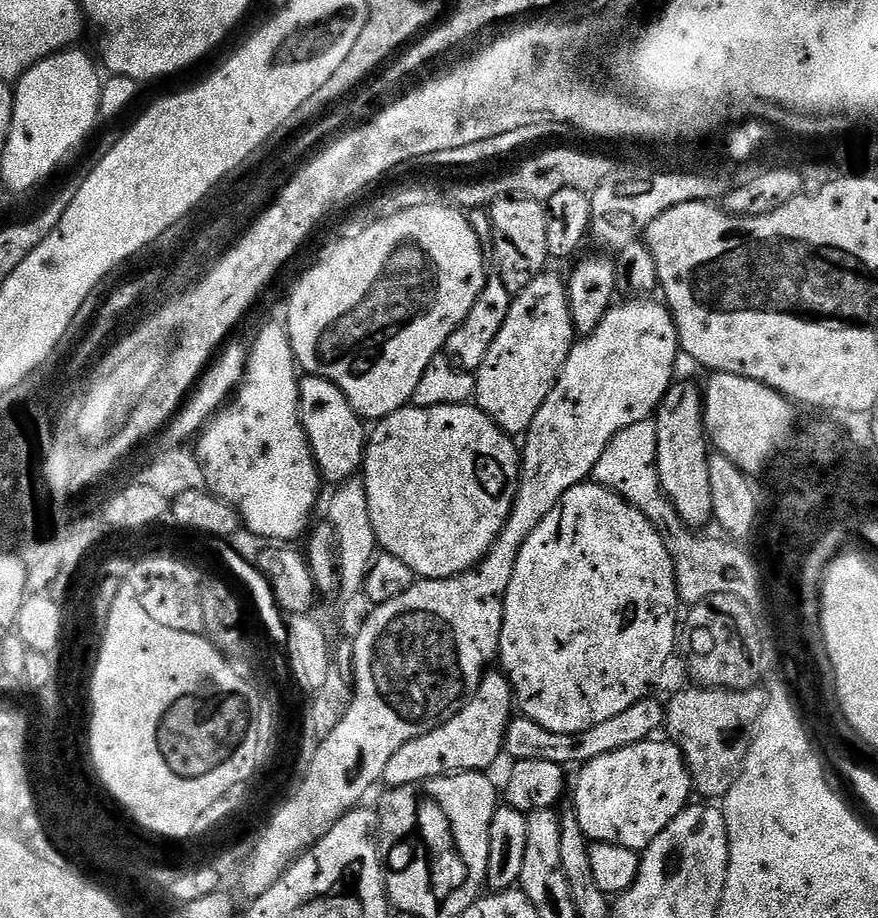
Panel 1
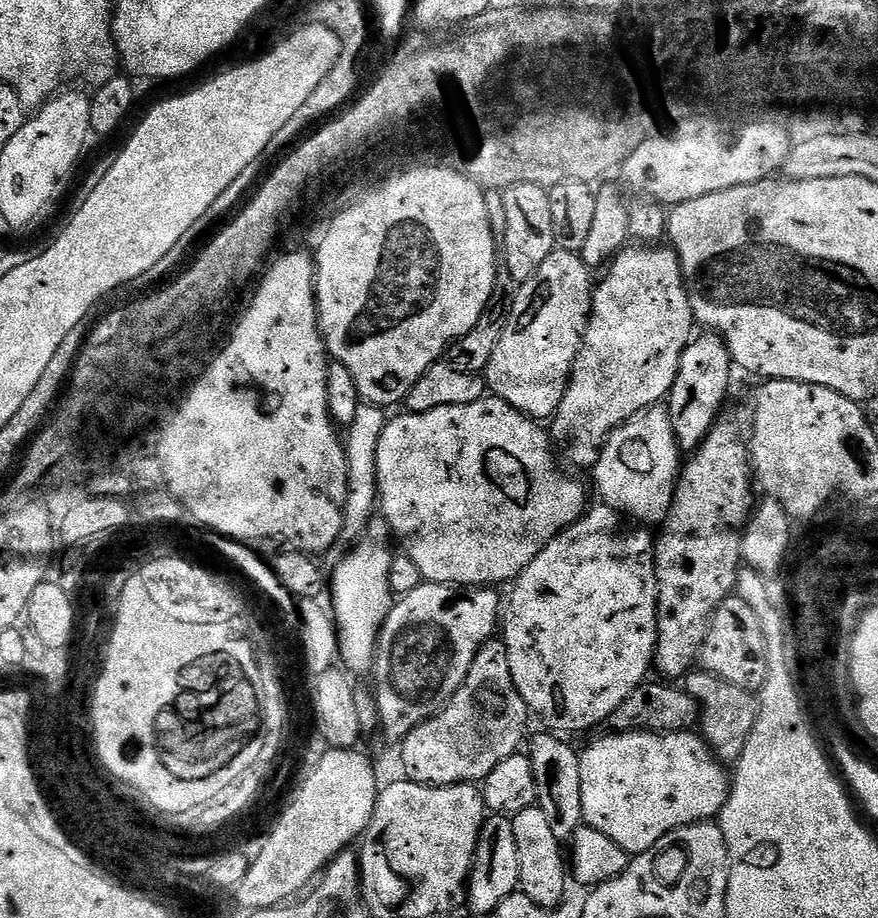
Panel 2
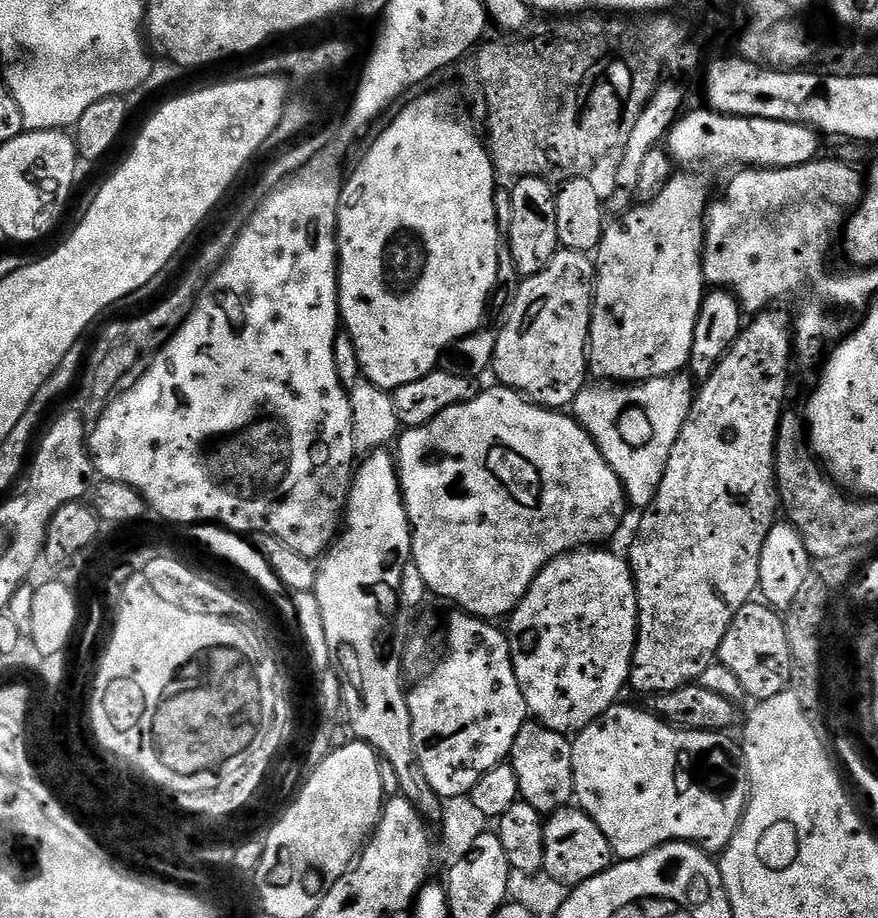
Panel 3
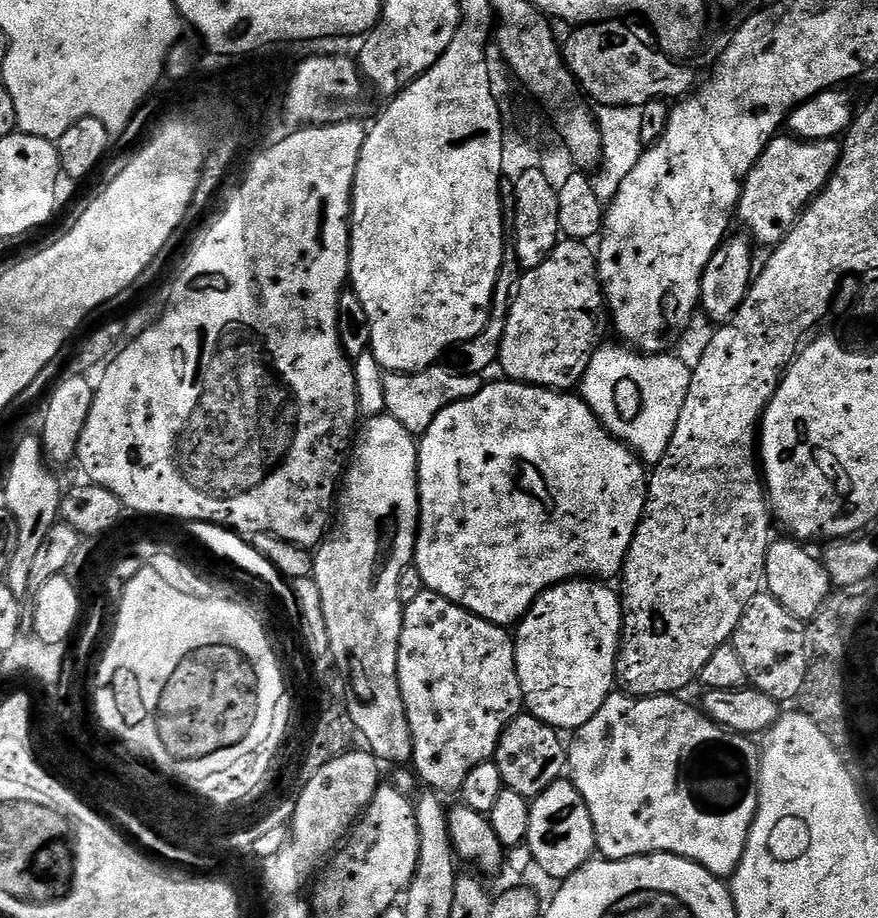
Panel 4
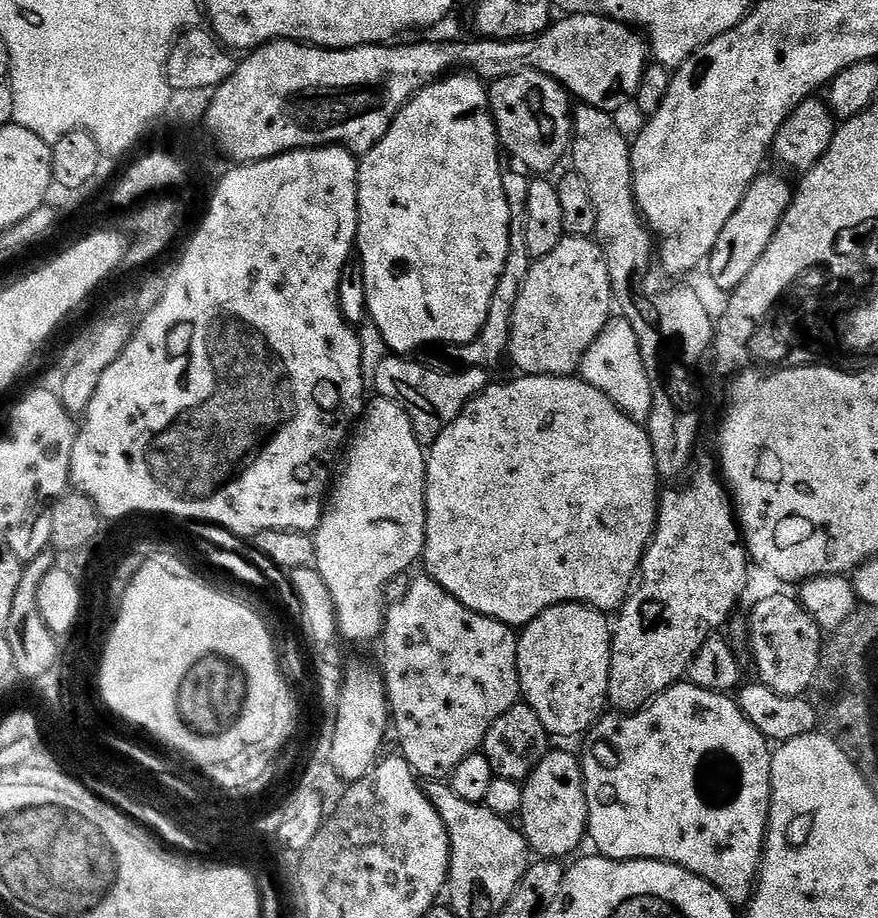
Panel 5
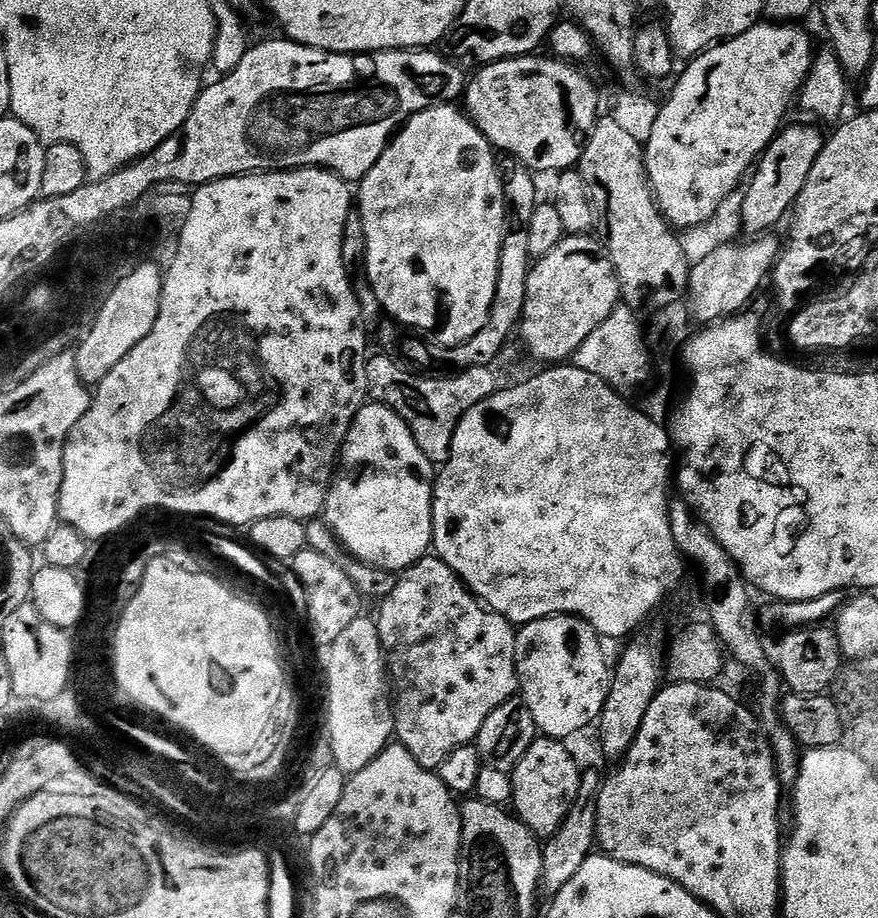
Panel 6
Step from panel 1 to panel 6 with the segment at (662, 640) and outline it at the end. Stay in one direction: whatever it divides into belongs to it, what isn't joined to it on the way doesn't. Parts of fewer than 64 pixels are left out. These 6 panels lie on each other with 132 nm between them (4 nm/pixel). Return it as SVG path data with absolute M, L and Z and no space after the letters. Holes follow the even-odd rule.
M547 616L541 620L535 620L529 624L523 625L516 634L516 679L518 681L518 692L522 697L524 705L530 710L530 714L536 723L536 731L541 737L549 740L567 741L568 736L572 736L575 732L580 732L583 728L588 728L599 721L602 714L602 706L606 702L606 694L610 694L610 686L612 685L612 672L610 671L610 660L604 657L605 641L598 633L595 632L585 620L581 620L579 616Z

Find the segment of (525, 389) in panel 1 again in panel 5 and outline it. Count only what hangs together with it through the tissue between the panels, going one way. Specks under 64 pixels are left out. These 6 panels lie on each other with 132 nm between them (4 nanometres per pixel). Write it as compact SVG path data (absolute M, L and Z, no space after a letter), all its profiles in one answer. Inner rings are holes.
M565 236L562 242L558 242L558 246L554 246L554 250L550 250L550 254L546 254L541 260L533 260L530 274L526 274L526 282L518 294L518 302L514 306L514 314L512 315L512 333L508 343L508 356L510 360L516 363L517 373L525 376L573 375L579 369L586 350L590 350L594 338L598 338L598 334L602 334L602 330L607 326L608 321L613 319L613 316L614 297L612 295L612 283L610 282L610 270L606 266L606 258L602 254L599 244L596 243L595 239L587 236Z

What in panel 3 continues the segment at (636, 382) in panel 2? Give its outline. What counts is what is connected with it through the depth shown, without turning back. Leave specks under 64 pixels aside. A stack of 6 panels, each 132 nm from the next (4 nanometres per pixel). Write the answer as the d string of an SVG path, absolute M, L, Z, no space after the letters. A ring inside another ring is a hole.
M673 175L656 197L645 199L628 209L627 212L617 215L616 220L607 225L600 239L600 247L594 253L594 267L596 269L596 283L594 285L594 303L592 306L592 321L588 335L588 366L591 375L600 382L639 382L653 380L663 376L674 376L683 373L688 368L690 350L694 342L694 326L698 322L700 307L706 295L704 282L704 226L706 213L710 203L710 195L704 189L704 184L696 176Z

